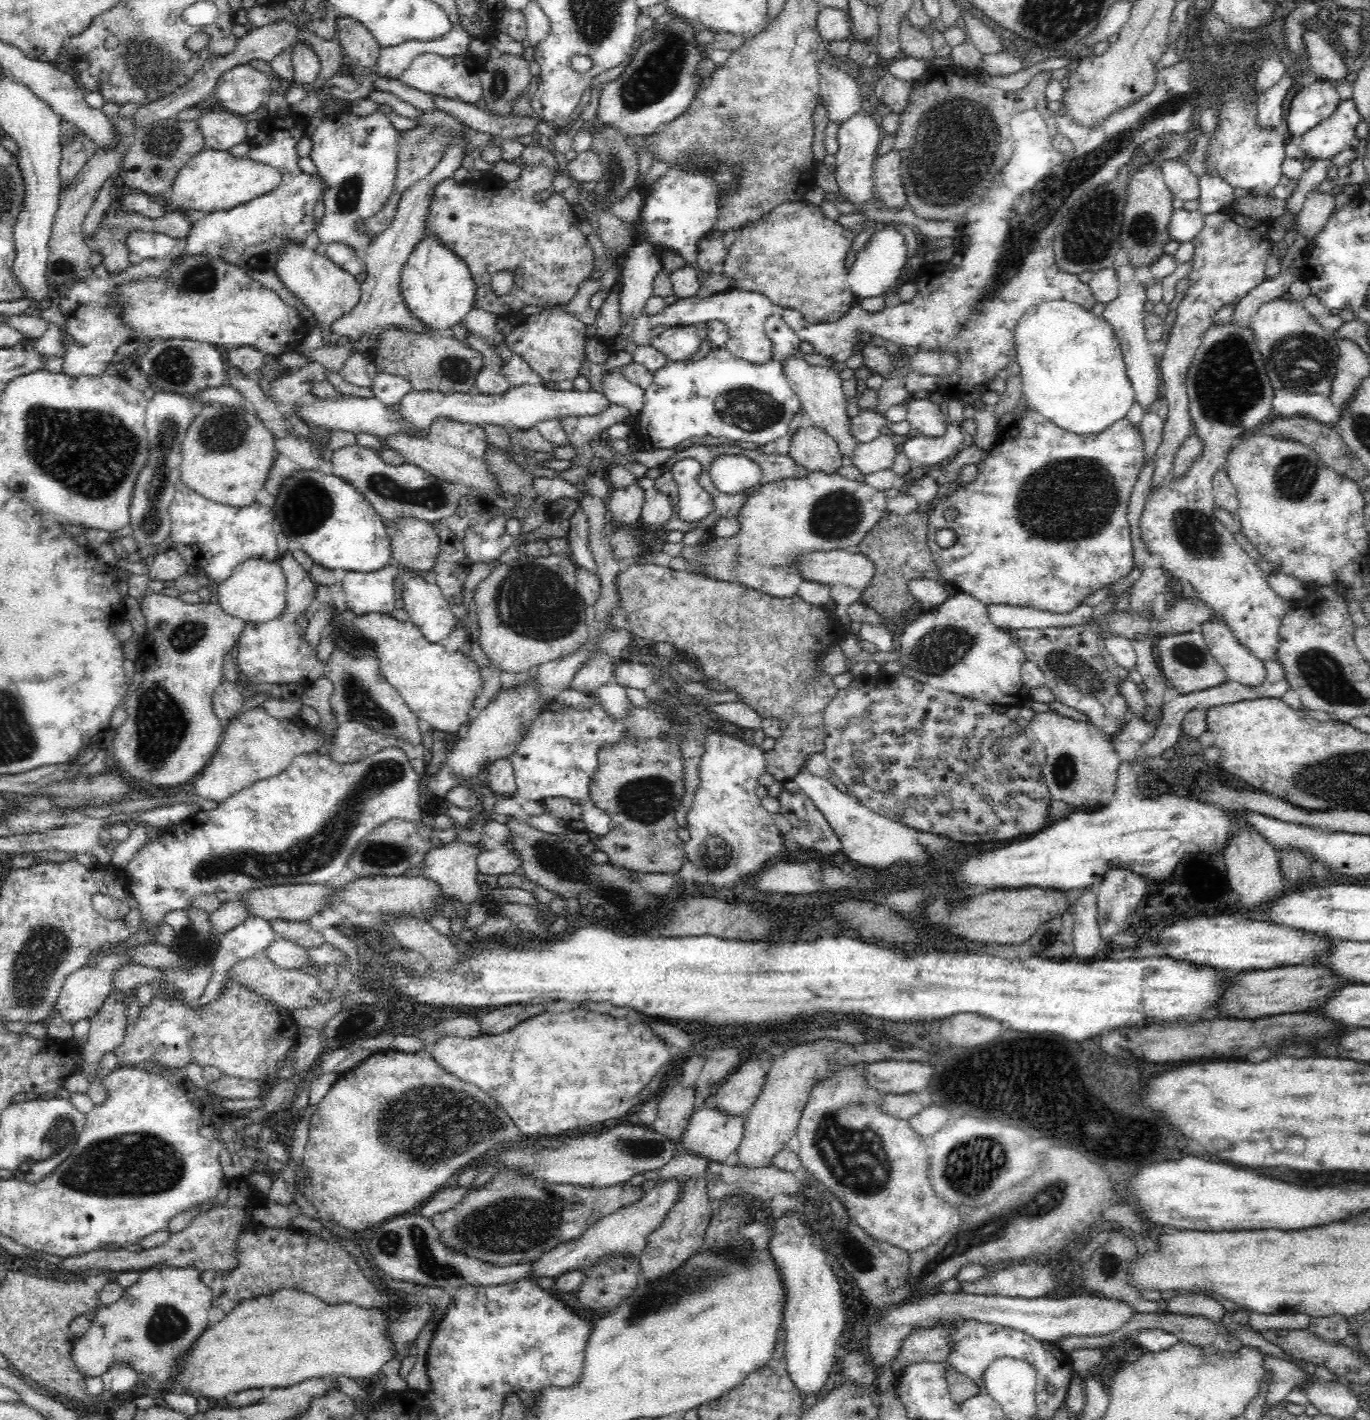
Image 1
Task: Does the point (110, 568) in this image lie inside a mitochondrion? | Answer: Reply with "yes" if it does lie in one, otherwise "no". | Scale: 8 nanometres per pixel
no

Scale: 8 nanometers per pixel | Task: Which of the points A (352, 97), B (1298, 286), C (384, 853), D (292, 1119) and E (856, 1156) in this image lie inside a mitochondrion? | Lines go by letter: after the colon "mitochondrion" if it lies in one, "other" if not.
A: other
B: other
C: mitochondrion
D: other
E: mitochondrion

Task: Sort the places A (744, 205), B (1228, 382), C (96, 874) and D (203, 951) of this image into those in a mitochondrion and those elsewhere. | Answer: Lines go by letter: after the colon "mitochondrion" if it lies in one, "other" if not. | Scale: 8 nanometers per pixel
A: other
B: mitochondrion
C: other
D: other

